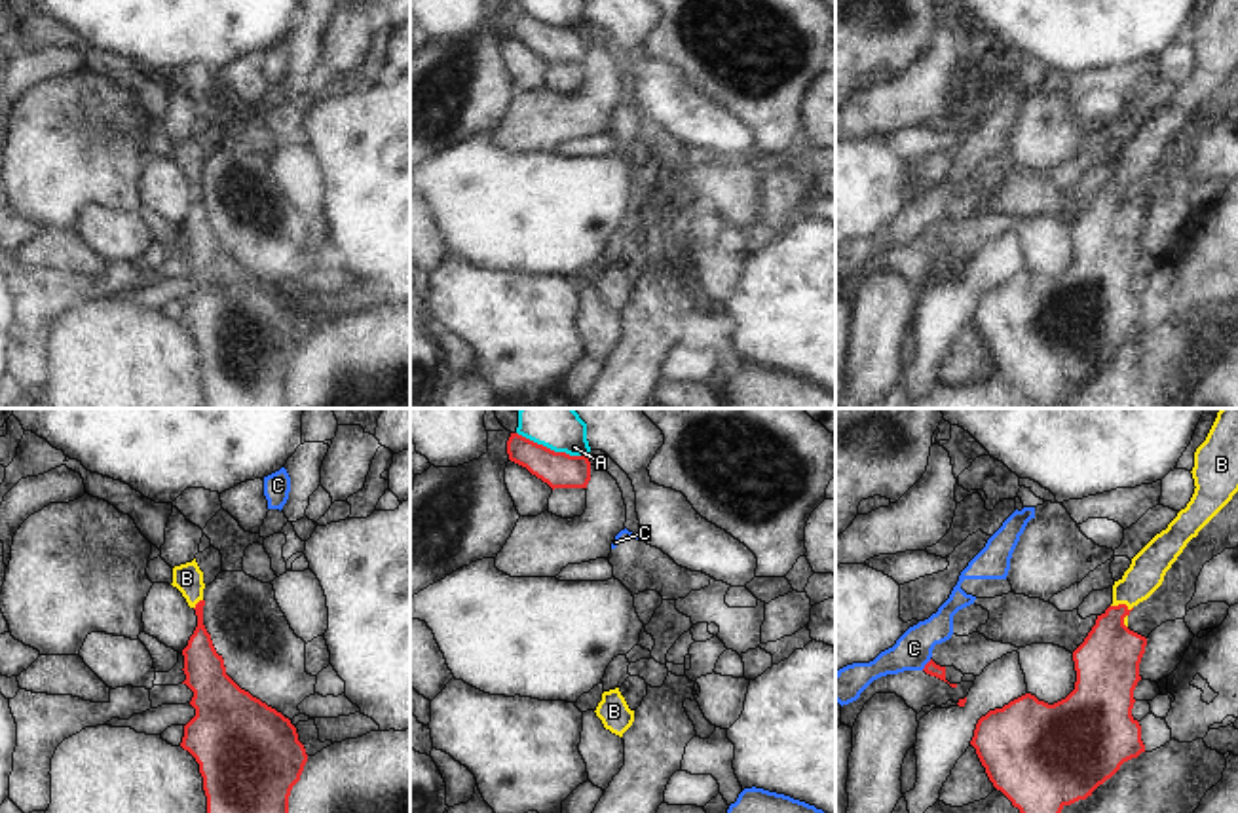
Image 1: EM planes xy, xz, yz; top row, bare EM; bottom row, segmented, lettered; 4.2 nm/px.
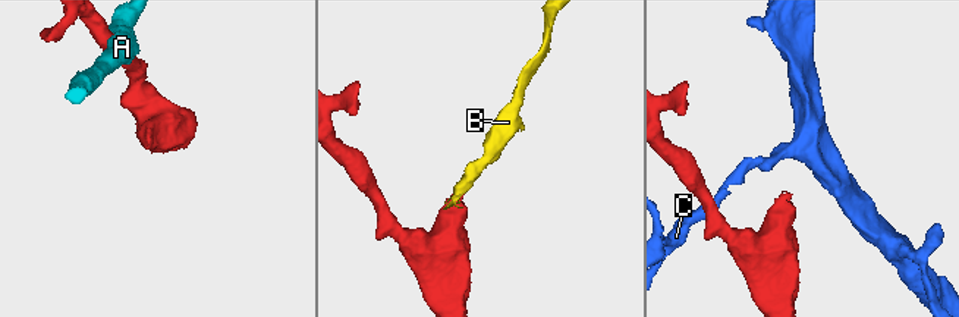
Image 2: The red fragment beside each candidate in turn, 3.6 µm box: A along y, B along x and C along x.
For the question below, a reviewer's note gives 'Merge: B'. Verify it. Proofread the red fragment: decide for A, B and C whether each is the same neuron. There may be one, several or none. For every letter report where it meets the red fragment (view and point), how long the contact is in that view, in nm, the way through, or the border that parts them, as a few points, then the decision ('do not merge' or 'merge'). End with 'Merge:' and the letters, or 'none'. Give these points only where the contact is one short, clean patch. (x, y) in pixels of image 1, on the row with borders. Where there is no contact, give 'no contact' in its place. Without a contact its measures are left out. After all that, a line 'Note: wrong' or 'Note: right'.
A: contact xz (549, 449); length 320 nm; do not merge
B: contact yz (1123, 605); length 100 nm; way yz (1107, 661), (1111, 627), (1123, 605), (1145, 574); merge
C: contact yz (925, 665); length 60 nm; border yz (931, 660), (921, 669); do not merge
Merge: B
Note: right

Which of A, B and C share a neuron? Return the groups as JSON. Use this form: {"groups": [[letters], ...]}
{"groups": [["A"], ["B"], ["C"]]}

